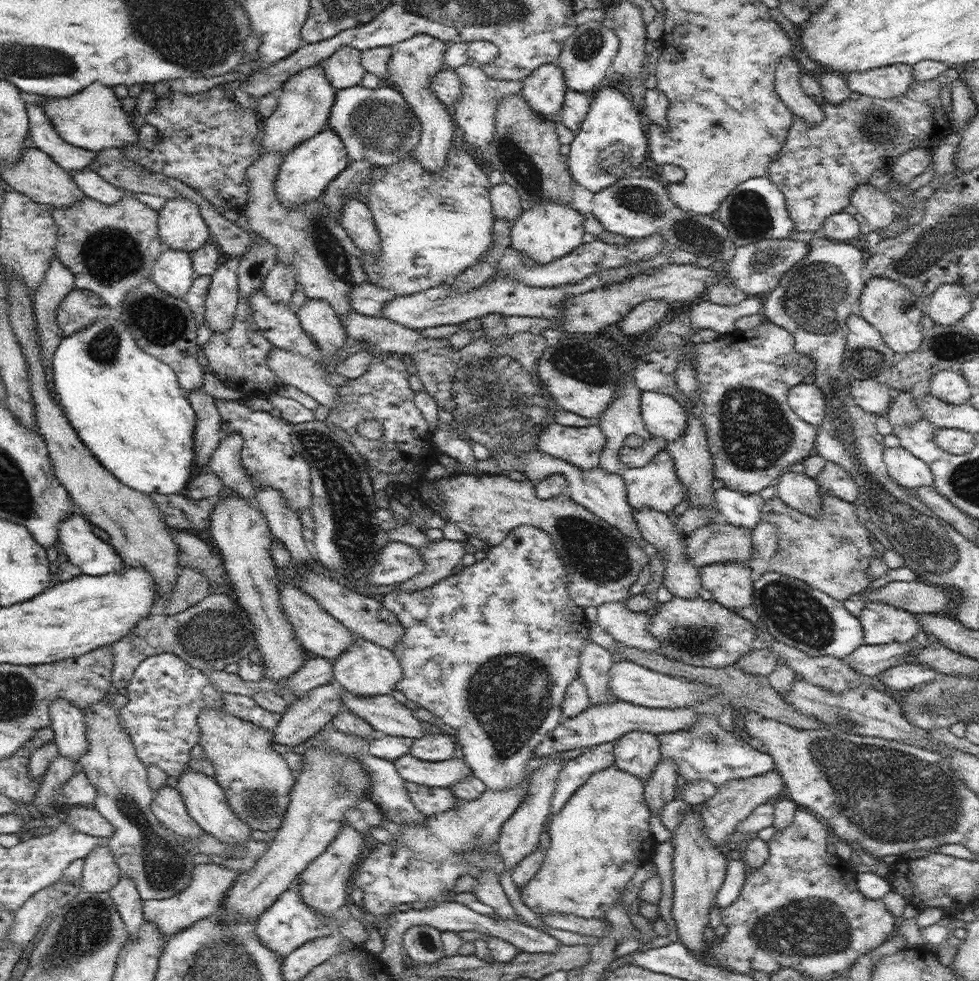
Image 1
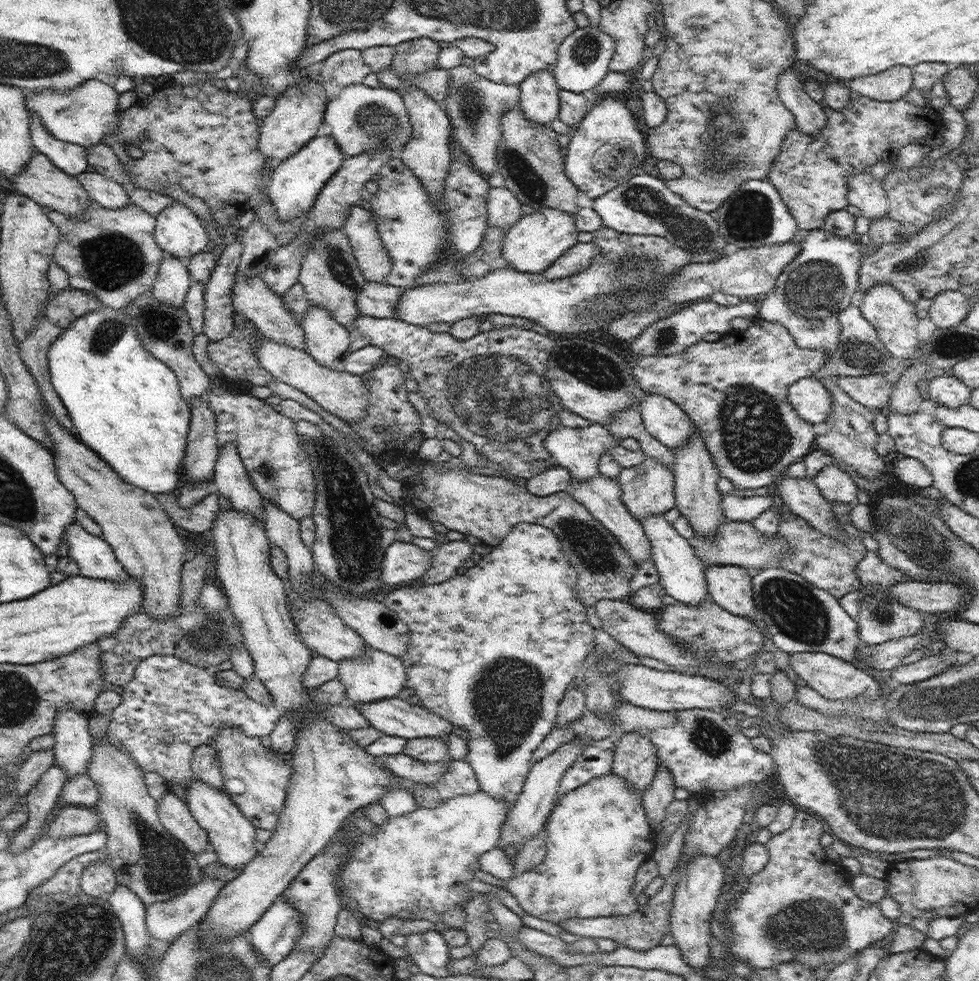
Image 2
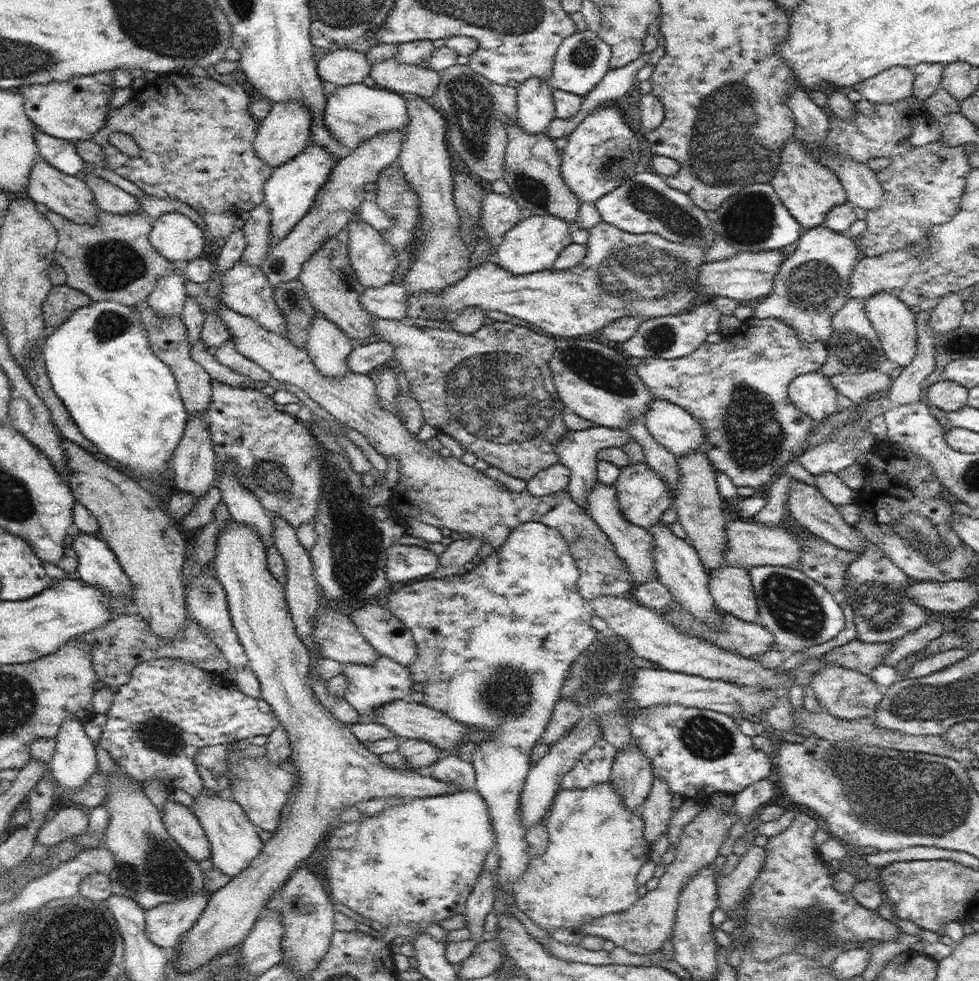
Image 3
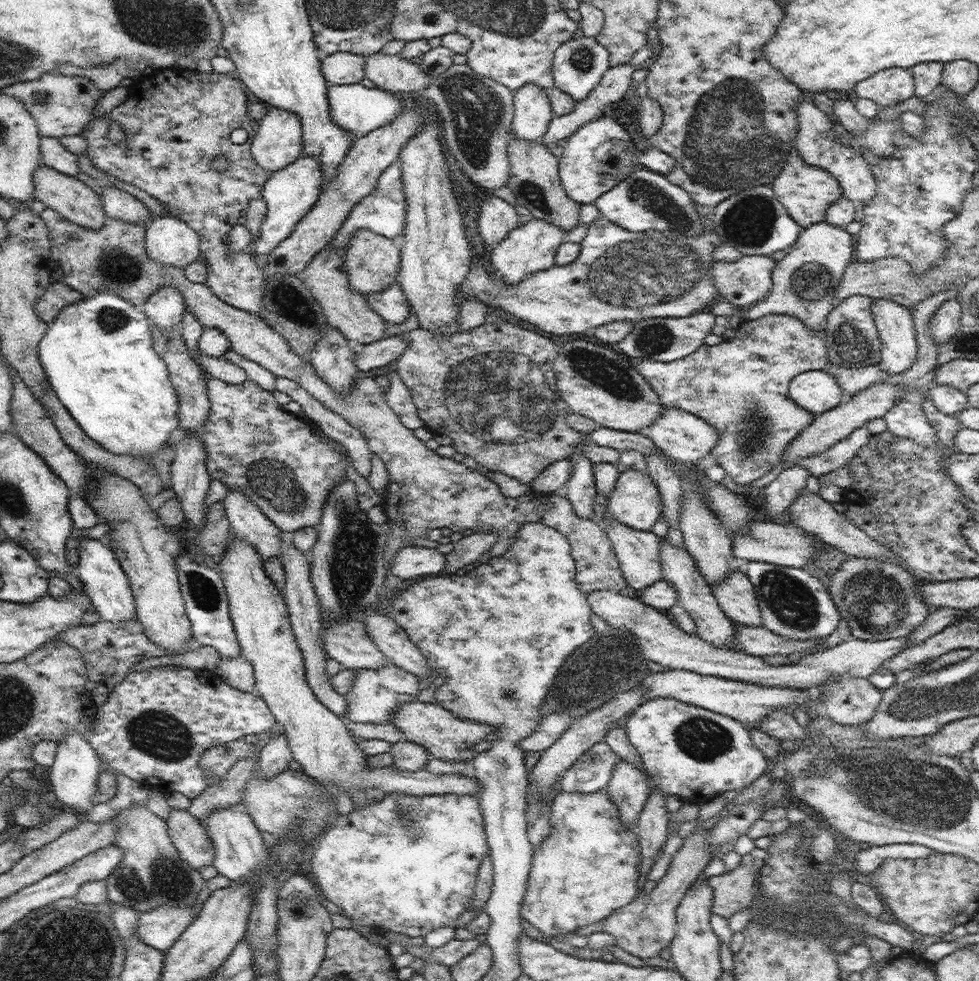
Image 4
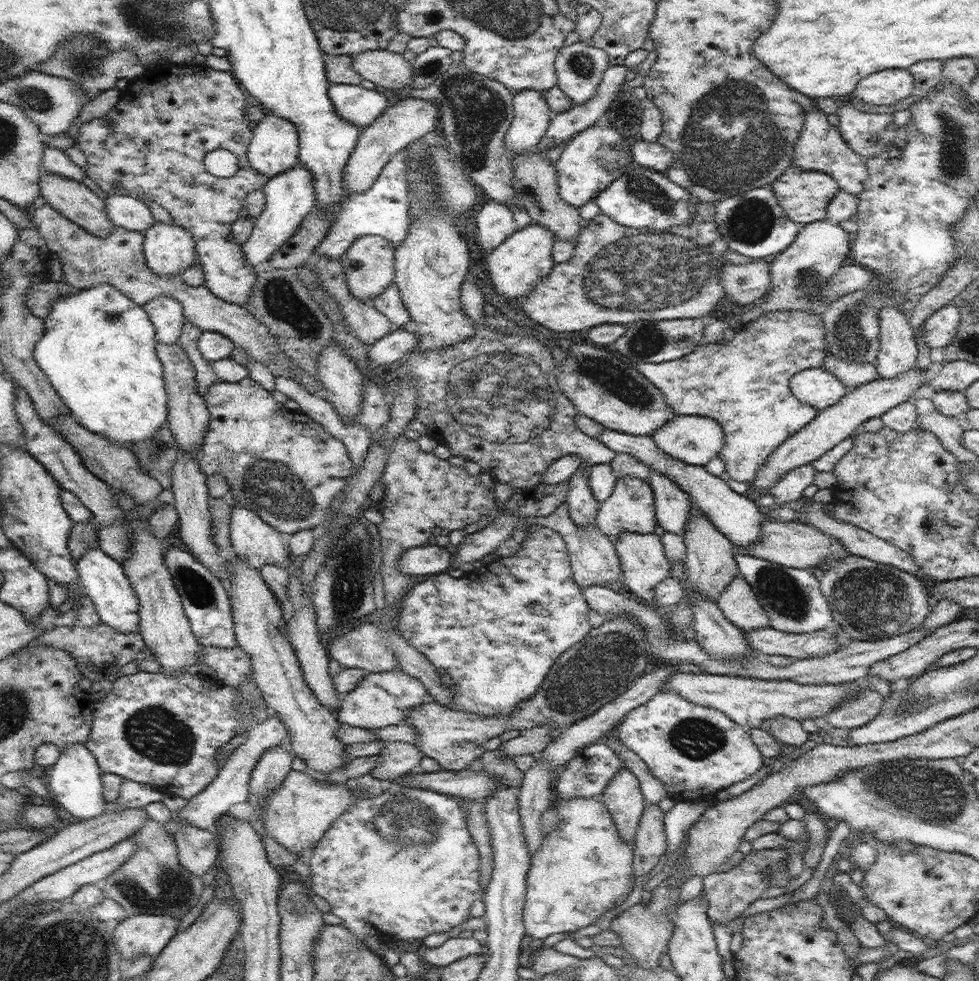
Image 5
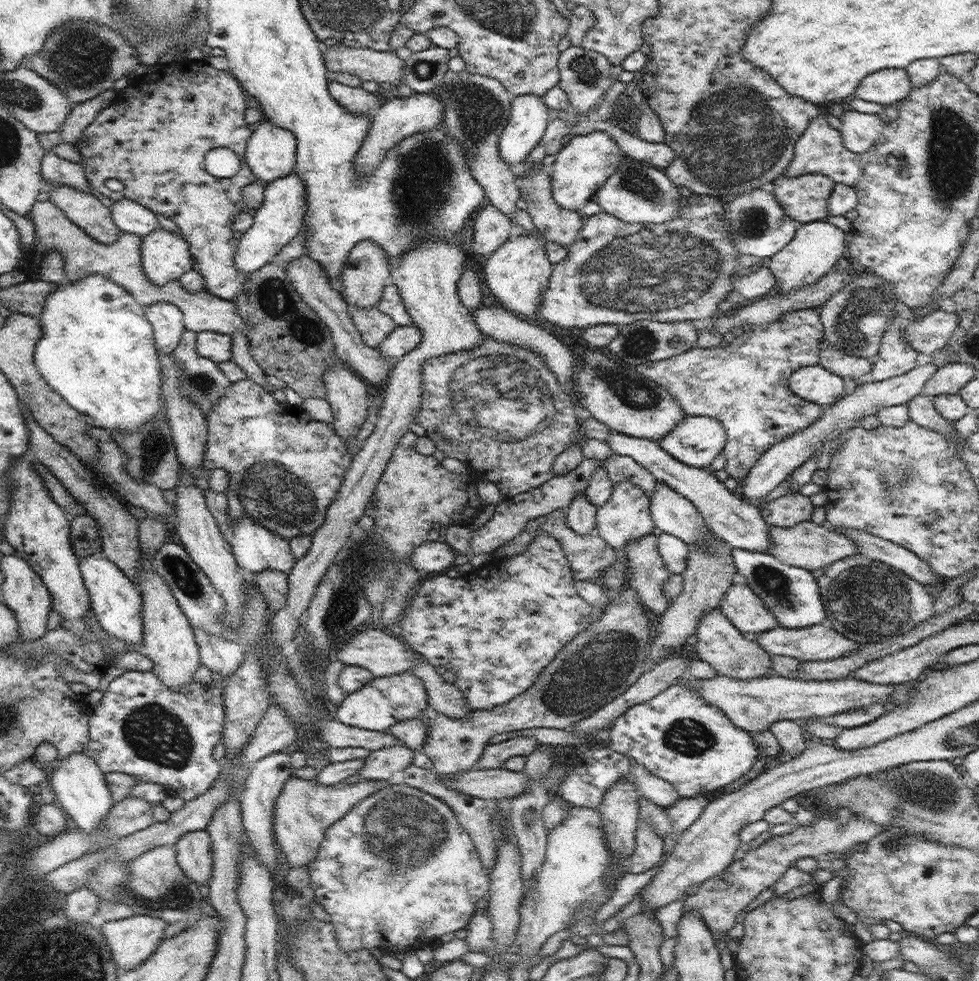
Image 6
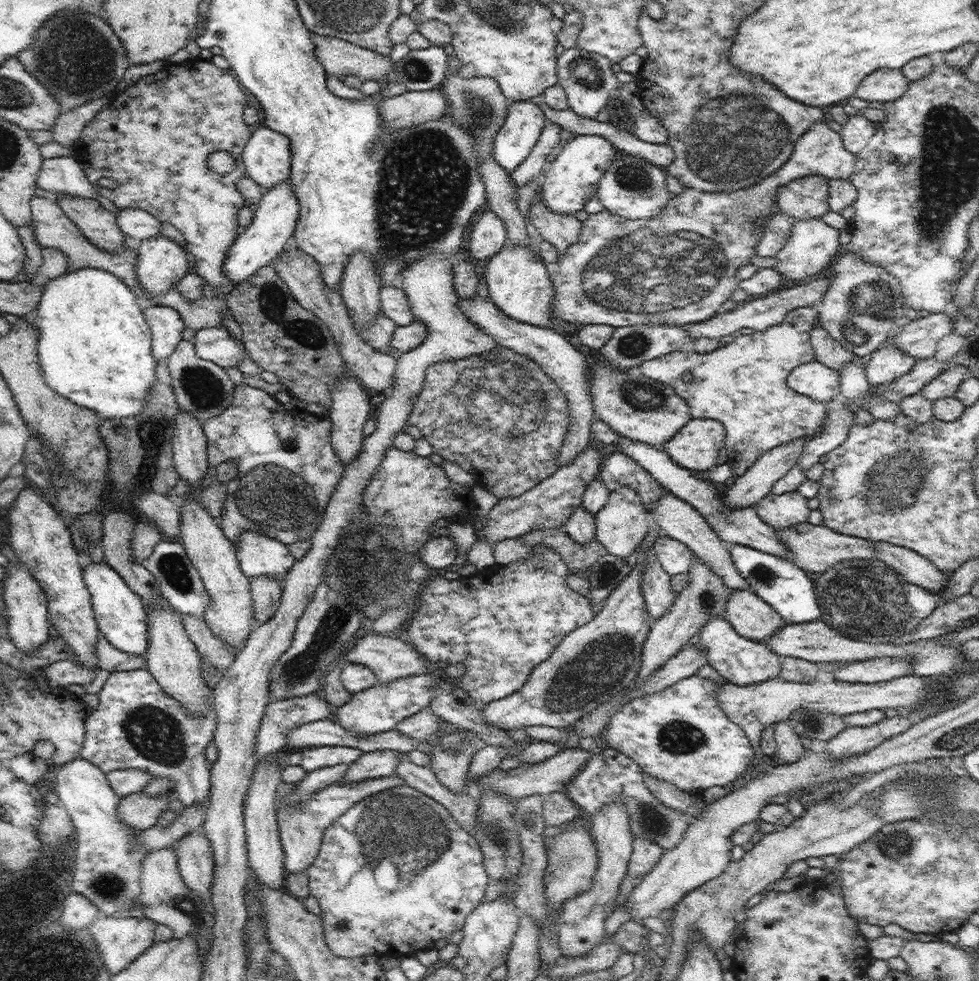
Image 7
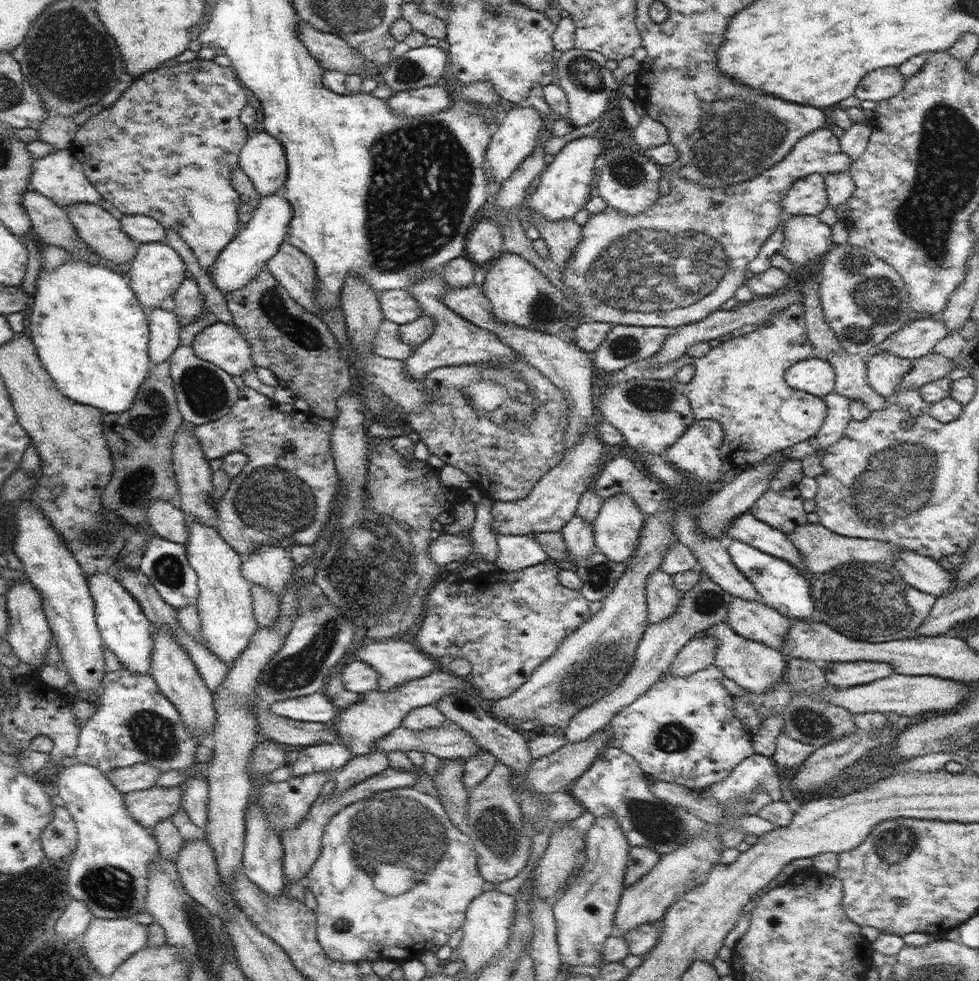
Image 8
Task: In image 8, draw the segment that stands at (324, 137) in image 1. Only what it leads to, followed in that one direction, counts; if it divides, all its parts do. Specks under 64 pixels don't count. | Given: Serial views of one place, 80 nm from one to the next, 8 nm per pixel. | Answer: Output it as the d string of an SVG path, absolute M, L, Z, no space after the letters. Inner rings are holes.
M281 191L272 194L272 196L260 198L254 203L254 207L252 219L246 223L246 228L239 230L236 237L220 252L210 270L213 283L223 295L230 291L240 290L261 269L266 268L267 262L278 253L286 233L289 232L290 221L292 221L292 206L284 198Z

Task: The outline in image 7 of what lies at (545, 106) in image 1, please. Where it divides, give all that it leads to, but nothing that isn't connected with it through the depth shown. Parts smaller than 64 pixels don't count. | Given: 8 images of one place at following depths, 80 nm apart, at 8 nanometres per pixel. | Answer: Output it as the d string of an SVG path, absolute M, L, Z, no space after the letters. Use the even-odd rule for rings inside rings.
M534 100L510 102L509 111L494 137L493 157L511 173L532 152L545 123L543 110Z

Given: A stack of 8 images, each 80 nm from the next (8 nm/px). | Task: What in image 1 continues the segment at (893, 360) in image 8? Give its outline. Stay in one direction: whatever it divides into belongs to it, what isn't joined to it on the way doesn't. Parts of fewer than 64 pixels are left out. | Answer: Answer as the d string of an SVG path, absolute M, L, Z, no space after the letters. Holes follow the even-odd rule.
M867 277L867 283L862 290L858 308L861 309L862 318L874 326L886 344L899 358L902 354L915 351L922 342L922 315L926 304L922 298L913 295L904 284L884 277Z

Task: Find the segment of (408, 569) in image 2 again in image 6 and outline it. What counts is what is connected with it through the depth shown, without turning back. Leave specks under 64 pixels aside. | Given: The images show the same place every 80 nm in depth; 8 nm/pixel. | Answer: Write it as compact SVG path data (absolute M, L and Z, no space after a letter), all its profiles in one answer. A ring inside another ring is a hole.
M435 536L412 551L410 562L423 576L444 572L454 561L454 551L446 542L439 541Z

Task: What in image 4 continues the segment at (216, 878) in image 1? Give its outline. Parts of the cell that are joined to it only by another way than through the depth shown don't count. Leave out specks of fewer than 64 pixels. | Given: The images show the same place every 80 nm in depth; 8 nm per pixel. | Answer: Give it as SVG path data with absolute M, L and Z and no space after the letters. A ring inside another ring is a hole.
M162 905L143 914L139 913L136 936L146 945L165 953L194 919L193 905Z

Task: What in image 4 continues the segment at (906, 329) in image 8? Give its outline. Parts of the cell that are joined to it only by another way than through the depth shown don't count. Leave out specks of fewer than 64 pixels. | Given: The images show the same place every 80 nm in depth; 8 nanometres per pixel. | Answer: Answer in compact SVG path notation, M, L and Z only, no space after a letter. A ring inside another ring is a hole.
M954 297L944 301L937 308L928 324L928 330L938 344L950 340L956 334L956 330L961 328L962 309L963 306Z

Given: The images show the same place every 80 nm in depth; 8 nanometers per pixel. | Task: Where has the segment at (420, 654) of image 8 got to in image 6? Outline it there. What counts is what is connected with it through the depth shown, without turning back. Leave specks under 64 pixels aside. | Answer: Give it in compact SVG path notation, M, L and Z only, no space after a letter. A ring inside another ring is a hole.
M373 627L356 634L334 652L344 665L366 668L376 678L402 674L414 666L414 651L406 643Z

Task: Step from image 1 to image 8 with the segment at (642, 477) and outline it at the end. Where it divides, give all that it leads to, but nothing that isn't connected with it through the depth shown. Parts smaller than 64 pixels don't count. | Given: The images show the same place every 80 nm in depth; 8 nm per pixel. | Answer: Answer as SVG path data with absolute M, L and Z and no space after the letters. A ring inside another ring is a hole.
M618 493L610 496L604 501L597 517L593 520L596 550L600 550L614 562L628 560L639 545L645 519L646 515L638 508L629 494Z

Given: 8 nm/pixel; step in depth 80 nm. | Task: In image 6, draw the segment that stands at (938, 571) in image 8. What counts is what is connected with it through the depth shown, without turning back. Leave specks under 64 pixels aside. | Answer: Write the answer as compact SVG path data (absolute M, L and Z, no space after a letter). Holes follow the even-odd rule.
M839 528L839 531L857 544L862 555L889 564L891 567L902 571L906 576L917 580L920 584L942 582L941 577L934 574L927 562L924 562L911 550L894 544L891 540L855 528Z

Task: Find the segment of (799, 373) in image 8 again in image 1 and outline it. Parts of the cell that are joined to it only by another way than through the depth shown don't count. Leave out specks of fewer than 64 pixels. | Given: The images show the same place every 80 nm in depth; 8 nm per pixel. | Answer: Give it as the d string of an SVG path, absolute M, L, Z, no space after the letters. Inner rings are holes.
M800 383L793 386L787 396L790 408L808 424L819 427L825 417L825 394L816 383Z

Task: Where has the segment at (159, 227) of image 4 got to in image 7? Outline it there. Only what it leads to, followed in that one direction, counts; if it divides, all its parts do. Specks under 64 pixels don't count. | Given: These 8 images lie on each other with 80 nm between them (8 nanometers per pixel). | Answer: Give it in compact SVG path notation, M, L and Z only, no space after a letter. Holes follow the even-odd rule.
M162 234L156 236L156 238L151 237L144 240L136 254L138 260L135 263L136 277L138 277L139 283L143 286L143 291L146 291L151 297L166 294L170 288L176 286L181 278L193 271L180 244Z

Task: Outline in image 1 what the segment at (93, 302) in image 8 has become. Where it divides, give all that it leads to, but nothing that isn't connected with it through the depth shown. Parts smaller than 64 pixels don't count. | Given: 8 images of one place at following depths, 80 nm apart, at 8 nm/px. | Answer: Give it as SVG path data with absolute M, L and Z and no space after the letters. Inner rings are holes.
M108 315L72 336L63 337L55 349L51 369L59 404L76 434L122 484L146 494L169 495L187 488L196 473L192 468L196 411L180 388L174 369L144 352L120 318Z

